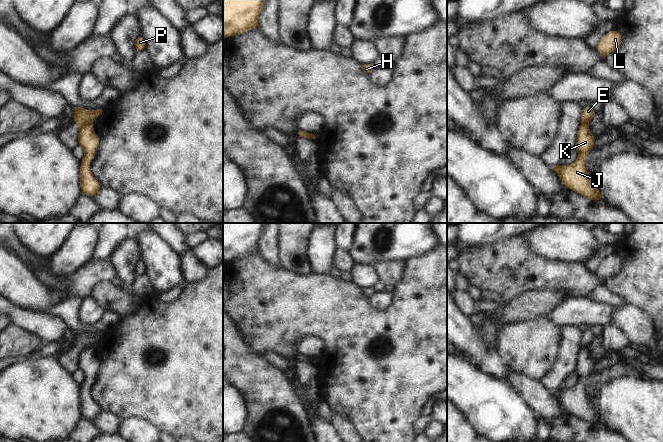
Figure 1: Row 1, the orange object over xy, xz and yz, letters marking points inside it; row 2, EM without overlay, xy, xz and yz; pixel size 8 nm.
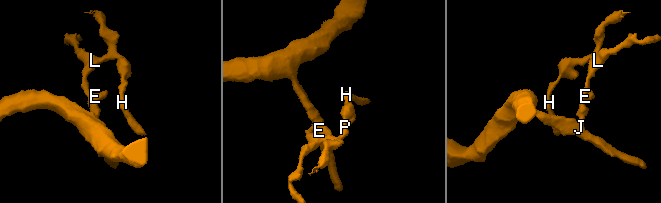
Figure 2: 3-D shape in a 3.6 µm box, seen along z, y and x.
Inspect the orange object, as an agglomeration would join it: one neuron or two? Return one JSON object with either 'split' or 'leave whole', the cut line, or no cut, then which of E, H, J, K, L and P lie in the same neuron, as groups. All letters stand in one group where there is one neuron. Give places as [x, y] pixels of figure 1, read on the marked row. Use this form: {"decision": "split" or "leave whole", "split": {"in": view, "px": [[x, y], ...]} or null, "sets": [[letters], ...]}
{"decision": "split", "split": {"in": "xy", "px": [[91, 122], [85, 123], [79, 129]]}, "sets": [["E", "H", "L", "P"], ["J", "K"]]}

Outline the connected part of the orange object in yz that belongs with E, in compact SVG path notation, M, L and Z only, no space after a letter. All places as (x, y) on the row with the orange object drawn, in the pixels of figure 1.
M588 105L582 109L581 123L589 123L598 114L592 109L591 105Z

